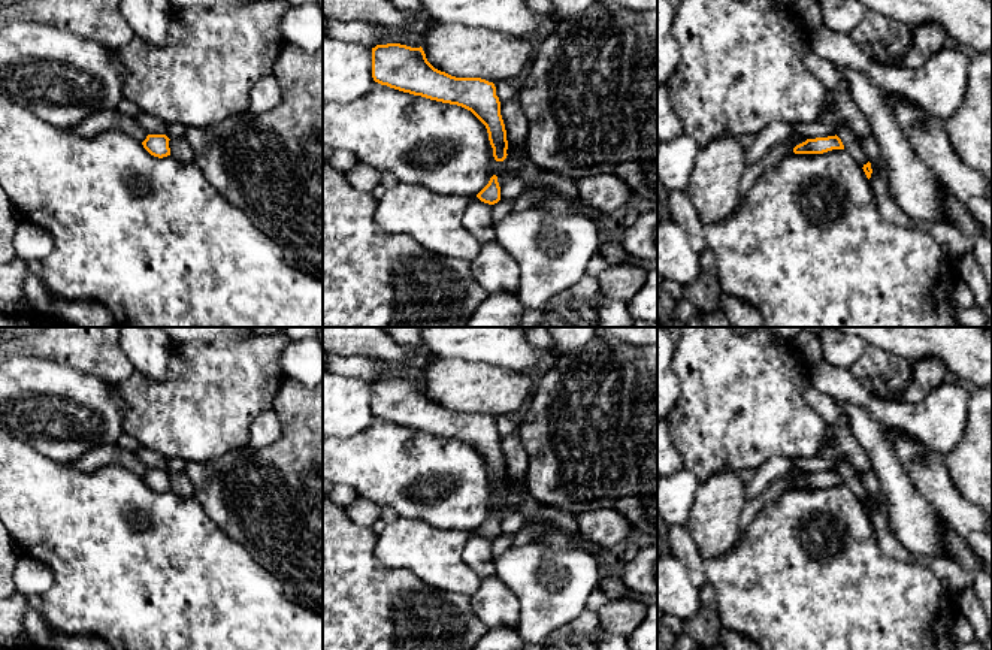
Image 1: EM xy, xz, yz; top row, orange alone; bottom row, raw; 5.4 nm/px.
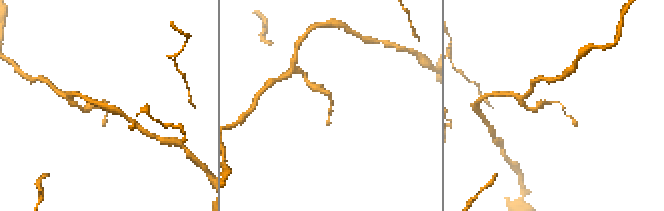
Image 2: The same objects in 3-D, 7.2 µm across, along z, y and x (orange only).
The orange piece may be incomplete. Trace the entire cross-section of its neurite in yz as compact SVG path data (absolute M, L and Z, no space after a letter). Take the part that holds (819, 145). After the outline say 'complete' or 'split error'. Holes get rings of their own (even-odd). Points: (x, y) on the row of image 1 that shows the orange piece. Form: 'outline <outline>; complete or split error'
outline M835 136L807 139L793 148L795 154L823 154L832 149L844 149L841 139Z; complete

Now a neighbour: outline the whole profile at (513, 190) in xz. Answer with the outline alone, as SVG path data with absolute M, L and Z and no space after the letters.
M515 179L511 182L506 182L502 188L500 188L500 199L505 200L515 200L521 196L521 193L526 188L526 182Z

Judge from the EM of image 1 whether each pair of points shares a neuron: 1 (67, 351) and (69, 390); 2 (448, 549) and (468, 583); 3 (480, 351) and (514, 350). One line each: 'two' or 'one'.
1: two
2: one
3: one

